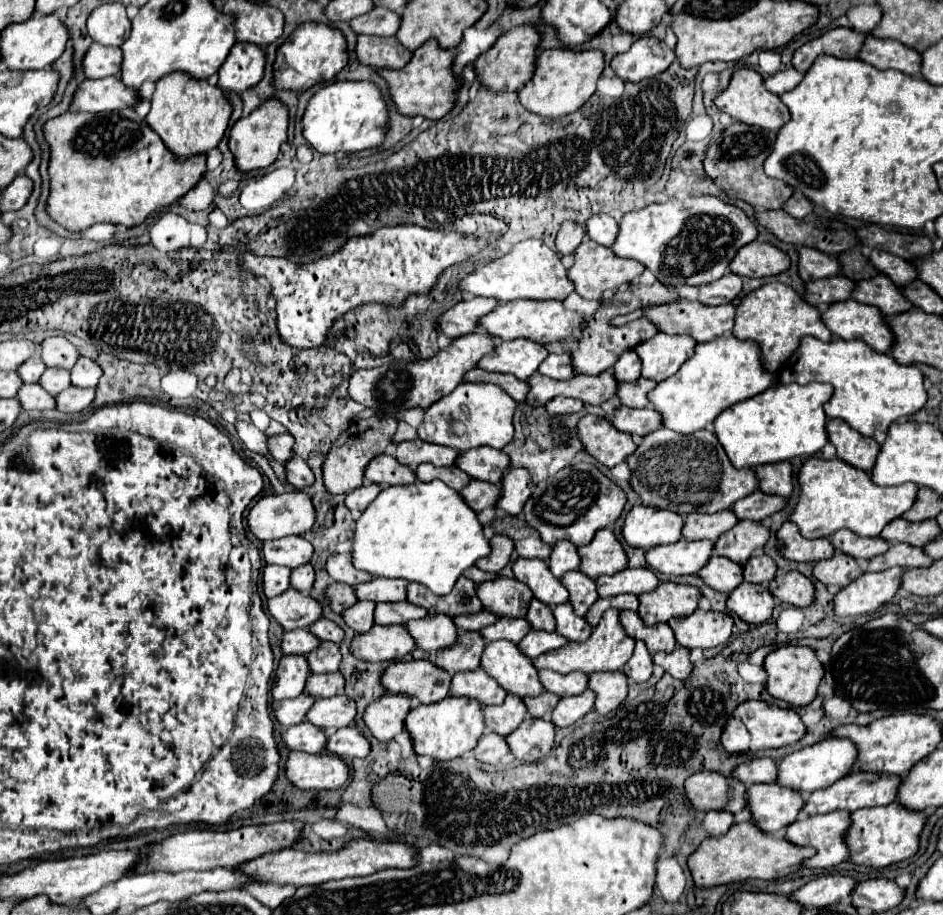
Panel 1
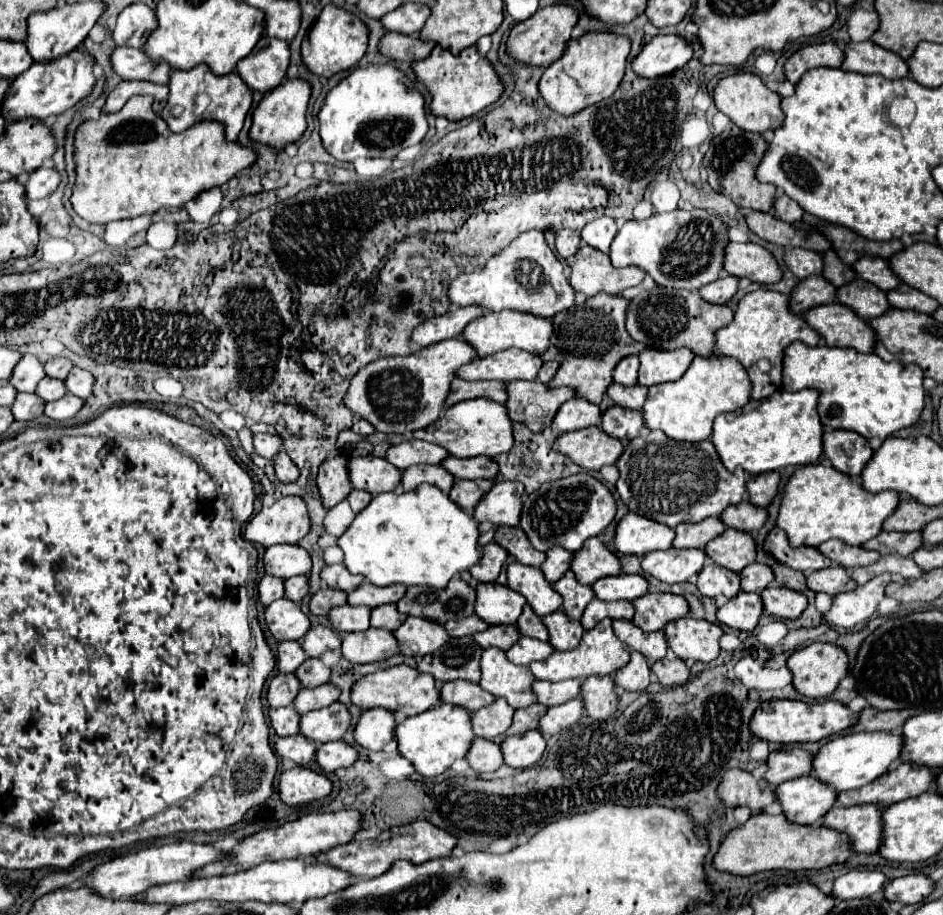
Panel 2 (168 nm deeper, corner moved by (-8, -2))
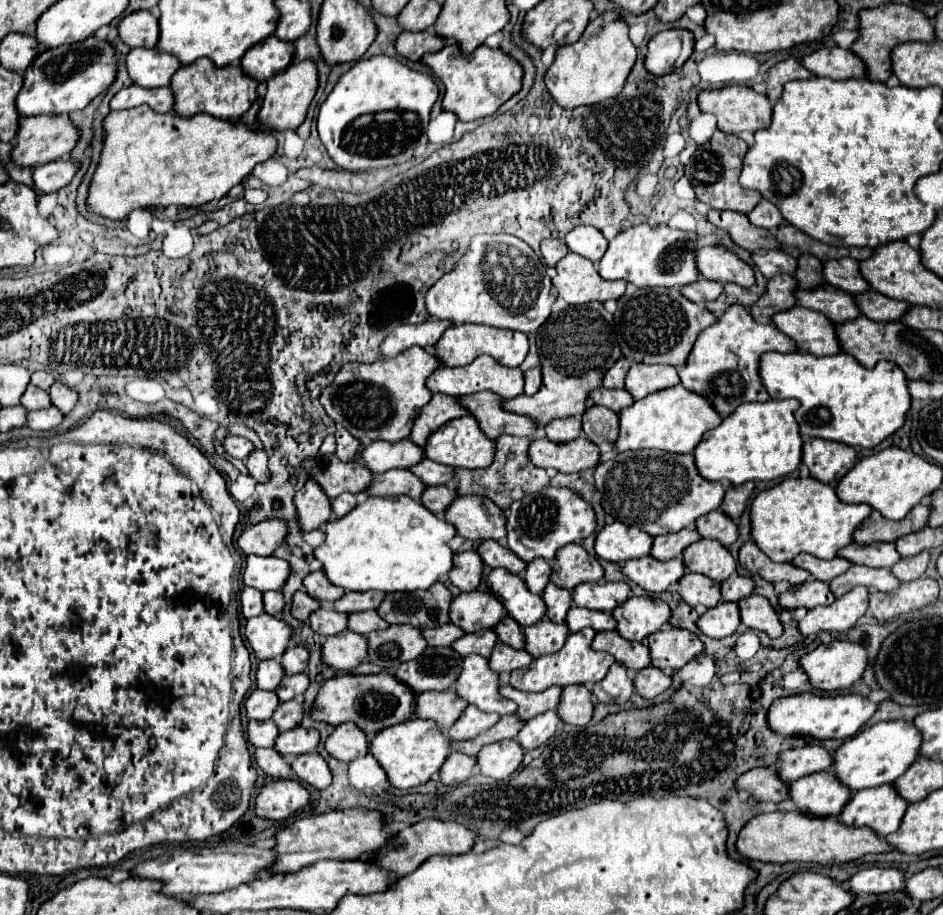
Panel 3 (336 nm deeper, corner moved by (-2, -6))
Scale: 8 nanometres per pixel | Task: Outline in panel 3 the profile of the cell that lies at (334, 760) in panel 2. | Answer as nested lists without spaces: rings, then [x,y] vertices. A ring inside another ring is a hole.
[[[305,753],[295,757],[291,761],[291,771],[313,789],[325,789],[331,785],[331,771],[319,753]]]

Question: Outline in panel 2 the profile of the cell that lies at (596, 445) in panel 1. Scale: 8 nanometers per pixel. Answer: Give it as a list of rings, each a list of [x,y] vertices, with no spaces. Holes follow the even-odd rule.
[[[585,427],[569,435],[561,435],[555,441],[555,449],[565,453],[573,463],[583,469],[601,469],[603,465],[615,465],[625,451],[619,439],[605,435],[597,427]]]

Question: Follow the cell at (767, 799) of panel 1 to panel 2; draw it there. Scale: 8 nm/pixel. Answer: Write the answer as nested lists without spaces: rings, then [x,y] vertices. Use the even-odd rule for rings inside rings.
[[[811,775],[781,783],[775,789],[775,797],[789,823],[801,825],[815,825],[835,803],[835,791]]]

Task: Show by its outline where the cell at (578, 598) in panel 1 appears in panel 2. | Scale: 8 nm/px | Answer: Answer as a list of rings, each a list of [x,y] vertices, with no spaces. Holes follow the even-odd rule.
[[[567,571],[563,575],[563,579],[559,579],[553,587],[555,587],[555,591],[559,591],[563,595],[563,611],[571,619],[581,619],[587,603],[595,599],[593,589],[589,585],[577,583],[577,579],[571,571]]]

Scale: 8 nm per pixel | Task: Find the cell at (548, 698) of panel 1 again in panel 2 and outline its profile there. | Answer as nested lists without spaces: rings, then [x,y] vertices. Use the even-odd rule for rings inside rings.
[[[533,703],[533,705],[525,707],[525,709],[517,709],[515,711],[515,717],[513,717],[513,725],[507,729],[507,733],[499,735],[493,741],[495,743],[501,743],[509,735],[521,735],[521,733],[525,733],[529,729],[537,729],[539,727],[539,721],[547,713],[547,709],[549,707],[541,707],[541,703]]]

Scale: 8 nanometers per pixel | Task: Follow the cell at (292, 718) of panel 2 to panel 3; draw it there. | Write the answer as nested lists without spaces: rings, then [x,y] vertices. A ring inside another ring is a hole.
[[[271,719],[247,723],[247,741],[253,747],[273,747],[277,735],[279,735],[279,731]]]

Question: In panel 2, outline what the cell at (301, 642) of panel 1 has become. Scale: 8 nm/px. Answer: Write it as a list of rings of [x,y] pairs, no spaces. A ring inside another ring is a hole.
[[[285,641],[277,647],[277,667],[281,673],[293,673],[307,659],[299,641]]]

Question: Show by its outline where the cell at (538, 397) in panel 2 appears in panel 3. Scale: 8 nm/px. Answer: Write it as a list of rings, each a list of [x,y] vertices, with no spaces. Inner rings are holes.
[[[481,391],[475,395],[461,395],[459,403],[473,415],[481,427],[481,431],[489,439],[497,439],[499,435],[523,435],[523,437],[537,437],[537,425],[523,415],[509,413],[501,407],[503,399],[491,395],[489,391]]]

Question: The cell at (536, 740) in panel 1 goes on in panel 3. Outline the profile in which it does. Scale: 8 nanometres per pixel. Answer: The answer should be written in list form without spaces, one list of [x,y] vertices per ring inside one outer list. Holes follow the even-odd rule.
[[[513,739],[491,743],[483,747],[475,757],[481,775],[491,779],[507,779],[519,767],[521,759],[523,759],[523,749]]]

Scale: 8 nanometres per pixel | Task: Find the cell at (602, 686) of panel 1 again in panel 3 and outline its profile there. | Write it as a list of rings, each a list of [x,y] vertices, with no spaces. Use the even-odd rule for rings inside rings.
[[[585,685],[563,687],[557,713],[567,725],[587,725],[593,715],[591,691]]]

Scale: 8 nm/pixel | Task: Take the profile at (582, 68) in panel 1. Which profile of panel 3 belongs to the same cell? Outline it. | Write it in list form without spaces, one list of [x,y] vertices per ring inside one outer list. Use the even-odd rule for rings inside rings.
[[[605,11],[585,27],[579,41],[557,49],[557,57],[545,73],[545,85],[553,99],[565,109],[593,105],[619,95],[635,59],[637,49],[629,39],[629,25],[621,21],[617,13]]]

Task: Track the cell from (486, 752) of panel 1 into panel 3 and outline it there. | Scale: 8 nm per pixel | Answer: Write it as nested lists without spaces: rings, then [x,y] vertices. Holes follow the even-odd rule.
[[[449,753],[443,767],[439,769],[439,777],[443,785],[459,785],[471,777],[471,771],[475,767],[475,759],[467,757],[463,753]]]

